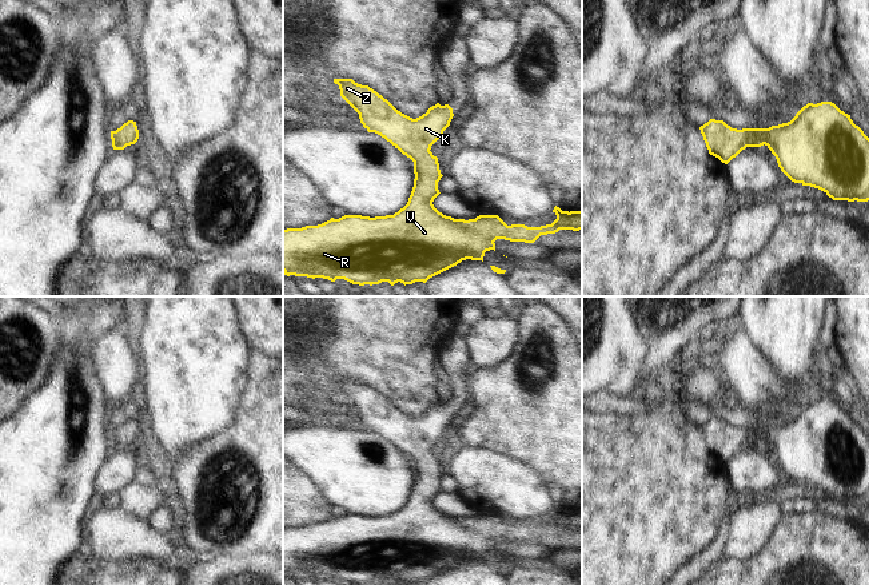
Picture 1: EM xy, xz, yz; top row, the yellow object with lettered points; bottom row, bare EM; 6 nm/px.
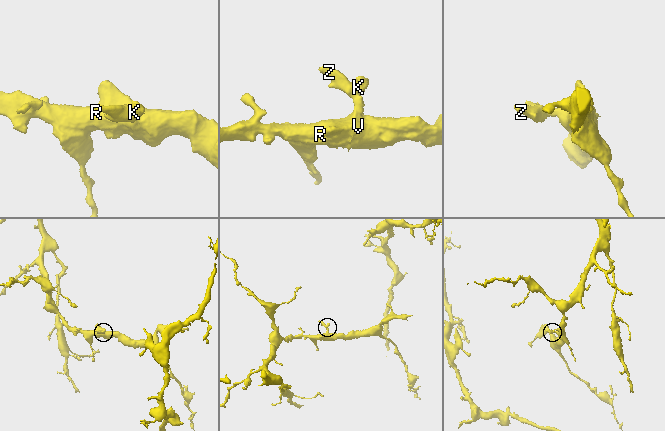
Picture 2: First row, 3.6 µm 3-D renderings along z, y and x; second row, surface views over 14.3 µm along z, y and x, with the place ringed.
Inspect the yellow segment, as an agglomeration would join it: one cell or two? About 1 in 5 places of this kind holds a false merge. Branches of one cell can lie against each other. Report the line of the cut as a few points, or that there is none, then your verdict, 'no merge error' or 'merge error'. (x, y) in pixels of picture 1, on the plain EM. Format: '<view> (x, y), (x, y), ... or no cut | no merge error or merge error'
no cut | no merge error

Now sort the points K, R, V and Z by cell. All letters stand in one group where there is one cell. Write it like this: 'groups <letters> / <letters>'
groups K R V Z

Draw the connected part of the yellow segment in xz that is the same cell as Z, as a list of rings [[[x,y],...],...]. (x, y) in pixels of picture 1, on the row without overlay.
[[[334,378],[334,382],[339,385],[340,395],[359,413],[360,422],[368,431],[380,434],[414,461],[414,486],[407,504],[394,514],[375,517],[344,514],[318,525],[283,529],[284,574],[323,577],[331,581],[344,578],[359,585],[382,581],[391,585],[398,581],[404,585],[415,581],[426,582],[462,560],[483,561],[486,550],[495,550],[497,538],[534,542],[541,534],[555,533],[559,529],[582,529],[582,509],[569,512],[557,505],[553,509],[557,518],[541,526],[507,525],[498,514],[479,514],[469,520],[443,514],[432,504],[441,493],[438,481],[443,474],[438,457],[430,449],[450,425],[453,407],[437,402],[426,413],[412,418],[368,385],[358,383],[352,378]]]

